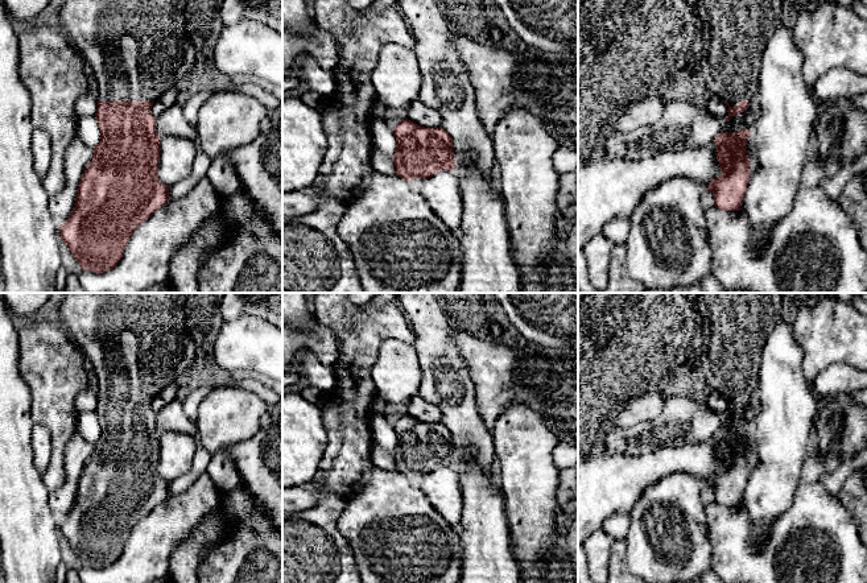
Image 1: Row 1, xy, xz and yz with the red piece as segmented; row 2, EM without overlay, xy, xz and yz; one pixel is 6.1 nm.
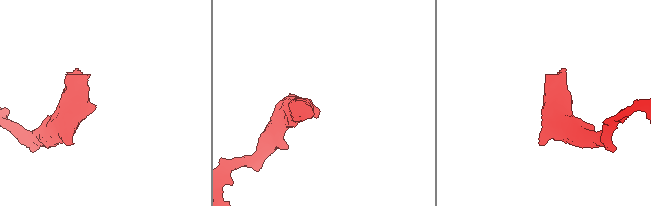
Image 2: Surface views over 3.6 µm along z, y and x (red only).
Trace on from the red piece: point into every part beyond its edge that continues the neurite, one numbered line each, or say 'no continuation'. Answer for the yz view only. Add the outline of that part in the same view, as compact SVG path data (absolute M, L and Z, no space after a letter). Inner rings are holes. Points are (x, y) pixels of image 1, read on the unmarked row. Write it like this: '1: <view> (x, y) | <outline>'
1: yz (735, 325) | M698 293L702 313L703 355L701 359L711 390L736 402L759 390L759 367L765 338L785 315L780 293Z

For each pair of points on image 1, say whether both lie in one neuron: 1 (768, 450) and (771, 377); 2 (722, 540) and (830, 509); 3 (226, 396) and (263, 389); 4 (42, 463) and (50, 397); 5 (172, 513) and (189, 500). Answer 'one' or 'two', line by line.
1: one
2: one
3: two
4: two
5: one

